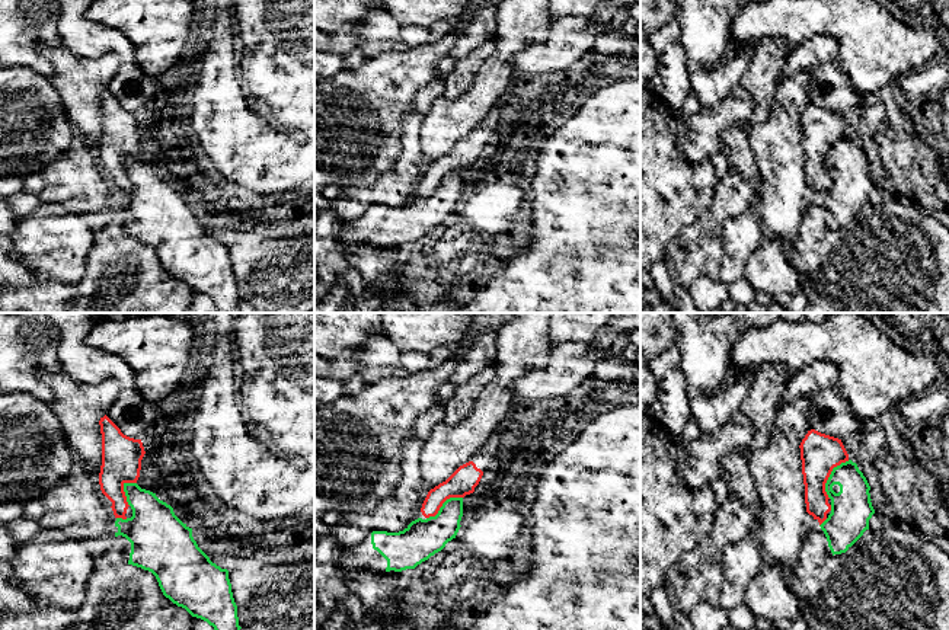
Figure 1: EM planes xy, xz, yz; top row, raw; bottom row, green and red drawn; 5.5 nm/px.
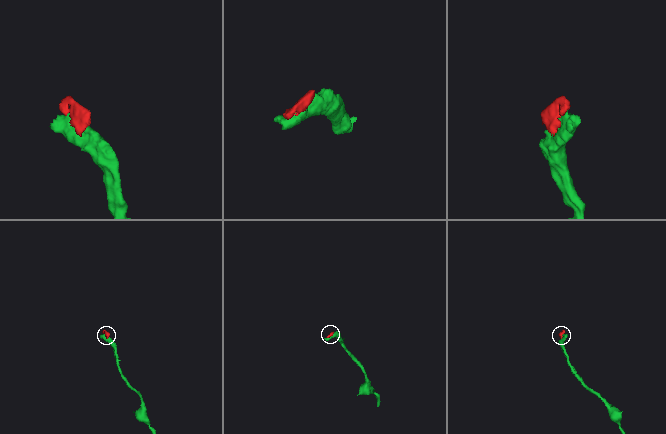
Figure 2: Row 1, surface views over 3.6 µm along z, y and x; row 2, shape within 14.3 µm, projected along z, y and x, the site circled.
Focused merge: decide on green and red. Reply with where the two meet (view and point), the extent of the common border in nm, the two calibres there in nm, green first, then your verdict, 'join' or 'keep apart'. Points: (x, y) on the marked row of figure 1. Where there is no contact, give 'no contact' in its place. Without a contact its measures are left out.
yz (830, 476) | 240 nm | 220/220 nm | keep apart

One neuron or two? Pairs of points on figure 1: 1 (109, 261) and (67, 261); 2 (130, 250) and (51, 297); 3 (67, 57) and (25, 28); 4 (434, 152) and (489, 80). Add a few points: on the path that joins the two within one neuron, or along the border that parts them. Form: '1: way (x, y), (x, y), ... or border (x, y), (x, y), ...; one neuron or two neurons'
1: border (98, 236), (85, 274), (74, 282), (61, 282); two neurons
2: way (111, 269), (102, 271), (79, 294), (70, 294); one neuron
3: border (64, 47), (41, 50), (54, 70), (51, 79); two neurons
4: way (443, 134), (479, 98); one neuron

